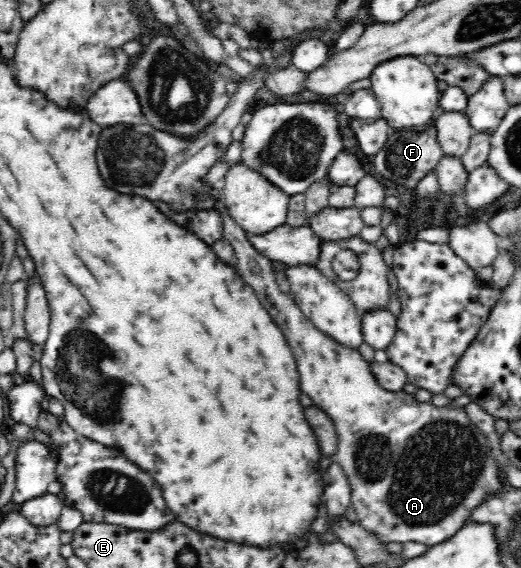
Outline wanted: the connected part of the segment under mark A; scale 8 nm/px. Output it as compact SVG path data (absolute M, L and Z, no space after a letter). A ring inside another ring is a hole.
M210 192L210 196L217 200L215 208L222 214L223 217L224 237L235 250L235 257L237 258L235 269L237 274L246 285L253 288L256 292L257 298L260 300L260 303L263 304L263 308L265 308L269 315L273 316L273 322L281 328L281 332L283 332L283 336L285 336L285 340L287 340L287 344L289 344L289 348L291 348L291 352L293 352L293 356L295 356L295 362L297 362L297 372L299 372L299 386L301 386L301 390L303 390L307 396L311 396L310 399L313 400L313 406L319 407L321 410L325 411L327 416L335 425L335 430L337 431L337 452L333 456L333 459L340 464L340 467L344 470L345 476L349 481L349 486L351 487L351 496L349 499L351 499L351 505L353 506L353 510L355 510L355 522L359 523L359 526L369 532L369 534L375 535L377 540L382 543L418 542L430 547L434 544L439 544L440 542L447 540L450 536L453 536L453 534L455 534L457 530L460 530L463 524L465 524L465 520L469 518L469 512L471 512L477 504L481 504L483 496L485 496L489 490L497 490L497 488L499 488L497 463L493 456L489 456L491 446L487 444L485 434L483 434L483 432L479 430L475 424L471 423L471 420L467 418L462 408L437 408L428 402L415 401L412 394L405 394L405 392L402 391L387 391L384 390L380 384L377 384L377 381L375 380L375 377L373 377L373 373L369 368L369 363L361 357L358 349L342 345L335 339L332 339L329 335L326 335L322 330L319 330L319 328L317 328L303 314L303 311L295 304L295 301L291 298L290 294L284 293L281 289L279 289L279 285L277 285L277 282L275 281L275 274L277 273L275 261L267 259L264 255L261 255L257 250L255 250L249 241L249 237L247 237L247 233L229 216L229 213L225 210L225 203L223 203L223 200L219 197L219 192ZM249 260L257 260L259 266L261 266L261 276L256 276L253 272L251 272L251 268L249 268Z

